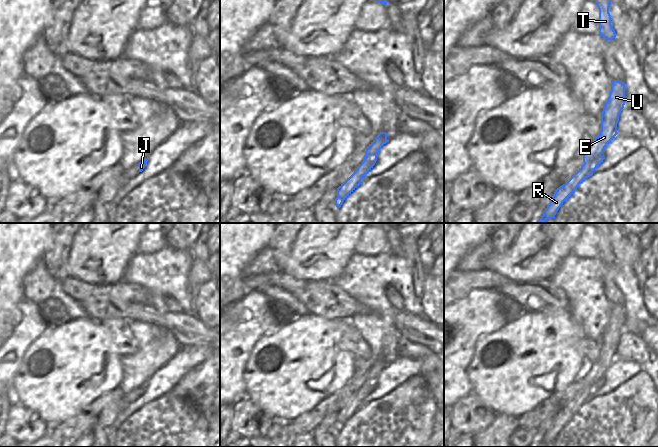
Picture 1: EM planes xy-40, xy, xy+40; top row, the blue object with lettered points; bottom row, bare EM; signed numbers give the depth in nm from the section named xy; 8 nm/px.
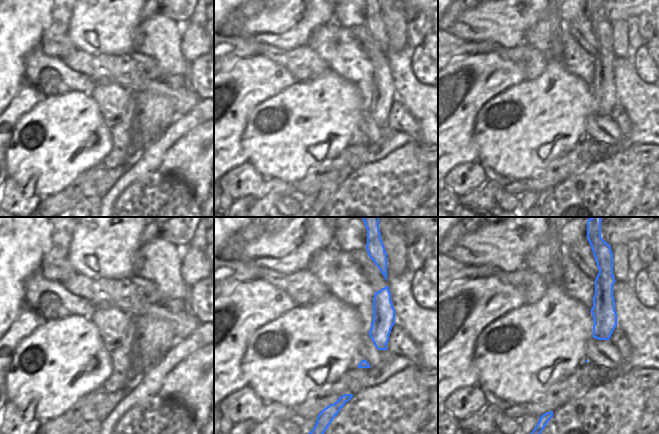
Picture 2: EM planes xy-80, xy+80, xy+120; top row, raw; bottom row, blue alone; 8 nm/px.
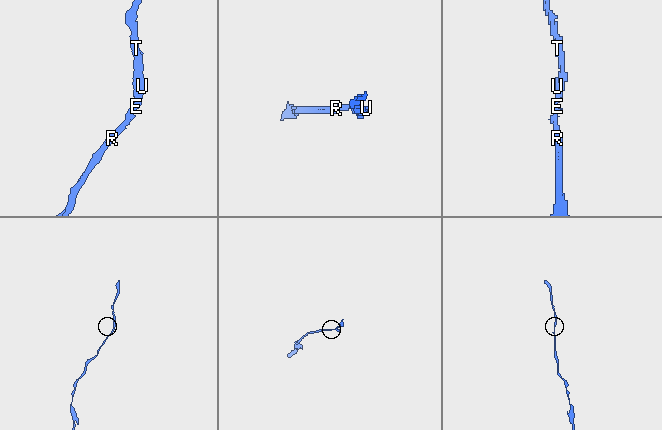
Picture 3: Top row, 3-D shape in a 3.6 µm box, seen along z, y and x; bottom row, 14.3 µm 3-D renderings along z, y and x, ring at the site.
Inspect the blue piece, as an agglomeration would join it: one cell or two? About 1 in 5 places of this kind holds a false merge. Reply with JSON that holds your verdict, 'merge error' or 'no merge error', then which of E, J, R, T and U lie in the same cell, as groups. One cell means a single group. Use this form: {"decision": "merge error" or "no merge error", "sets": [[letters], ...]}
{"decision": "no merge error", "sets": [["E", "J", "R", "T", "U"]]}

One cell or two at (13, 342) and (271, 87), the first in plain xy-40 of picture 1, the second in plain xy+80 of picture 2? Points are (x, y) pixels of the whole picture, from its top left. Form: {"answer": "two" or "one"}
{"answer": "one"}

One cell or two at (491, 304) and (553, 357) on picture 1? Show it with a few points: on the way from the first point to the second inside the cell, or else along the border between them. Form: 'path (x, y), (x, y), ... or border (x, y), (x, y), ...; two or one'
border (509, 322), (499, 329), (488, 333); two

